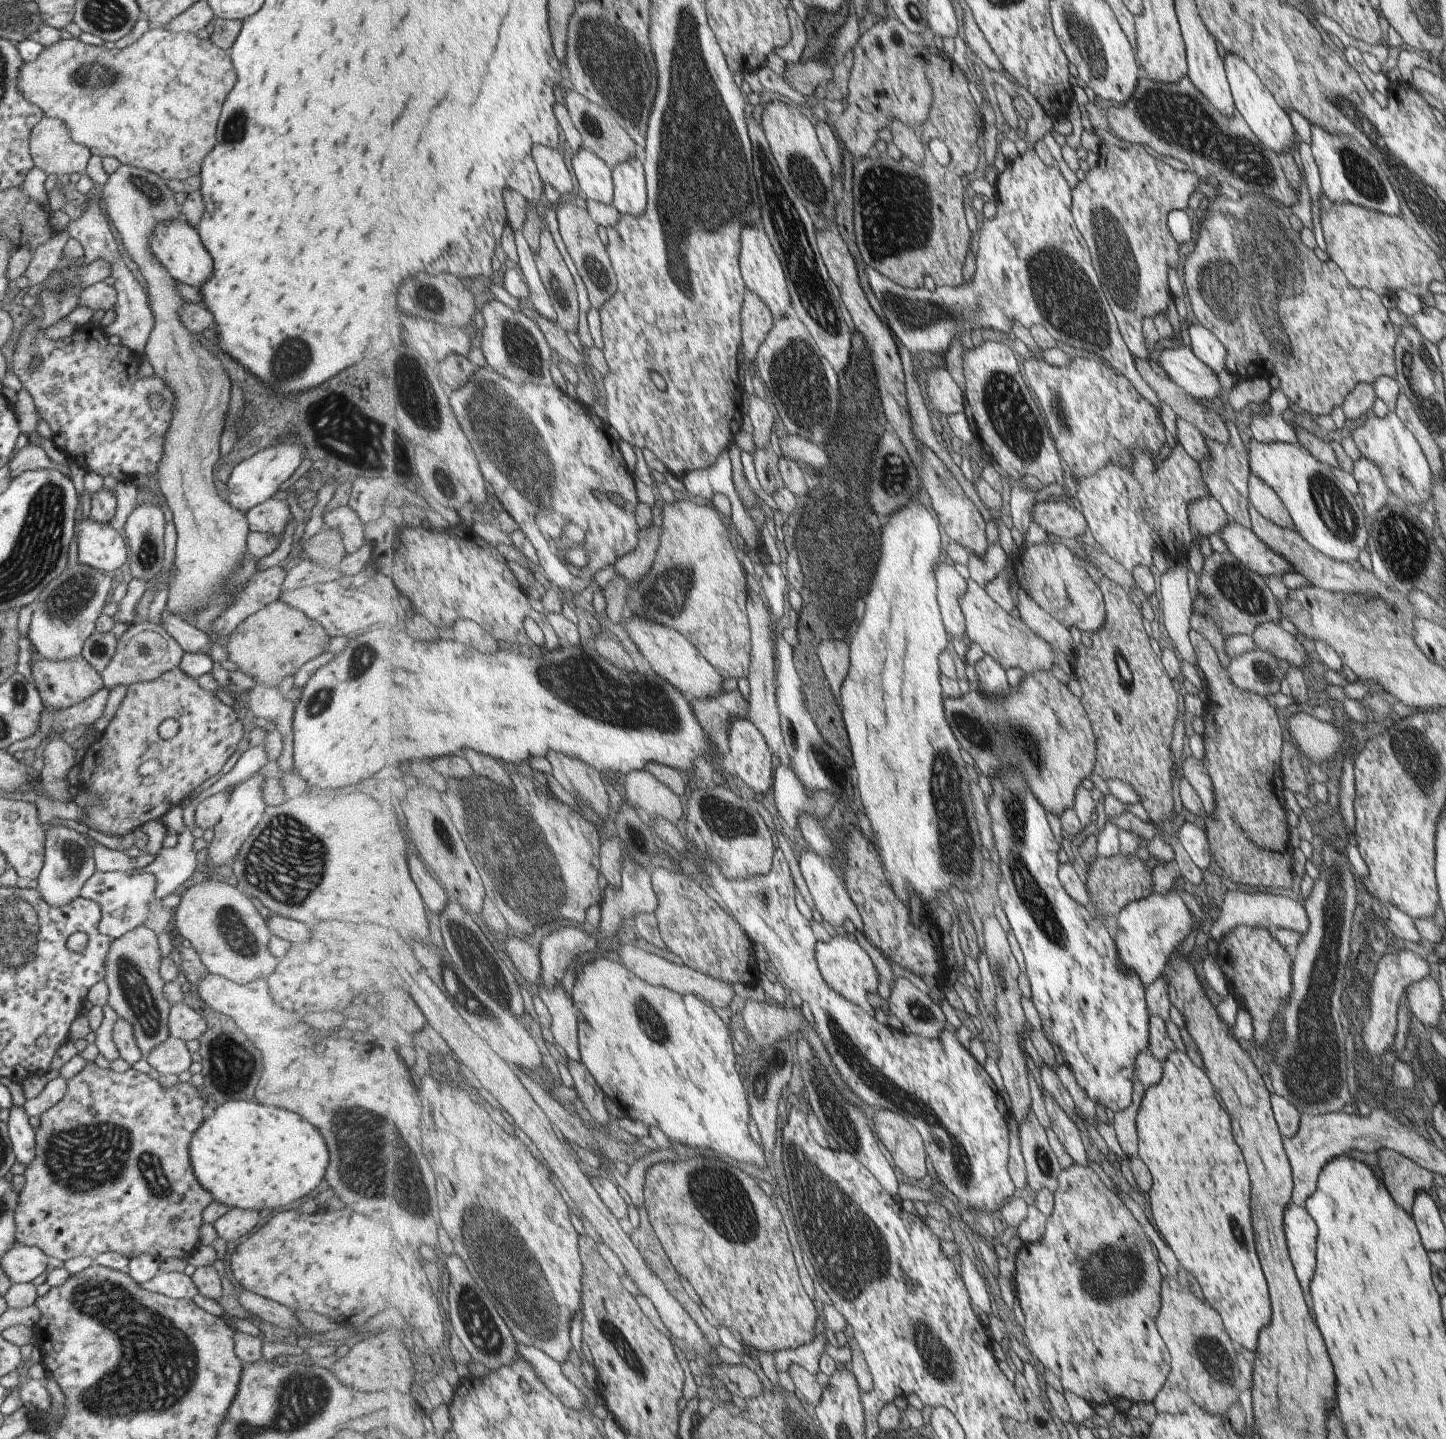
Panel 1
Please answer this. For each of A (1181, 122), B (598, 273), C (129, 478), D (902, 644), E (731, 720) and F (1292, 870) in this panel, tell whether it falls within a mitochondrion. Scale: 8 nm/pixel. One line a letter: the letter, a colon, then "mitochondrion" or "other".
A: mitochondrion
B: mitochondrion
C: other
D: other
E: other
F: other

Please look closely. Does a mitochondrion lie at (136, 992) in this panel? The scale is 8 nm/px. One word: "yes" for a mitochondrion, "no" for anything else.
yes

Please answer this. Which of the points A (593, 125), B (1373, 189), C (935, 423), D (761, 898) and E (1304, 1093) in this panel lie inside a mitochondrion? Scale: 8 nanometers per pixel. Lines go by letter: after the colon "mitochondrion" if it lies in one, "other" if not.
A: mitochondrion
B: mitochondrion
C: other
D: mitochondrion
E: mitochondrion

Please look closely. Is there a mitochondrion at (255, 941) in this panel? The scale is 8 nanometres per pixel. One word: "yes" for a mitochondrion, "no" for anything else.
yes

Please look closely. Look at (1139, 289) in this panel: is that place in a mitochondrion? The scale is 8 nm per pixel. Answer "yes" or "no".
no

